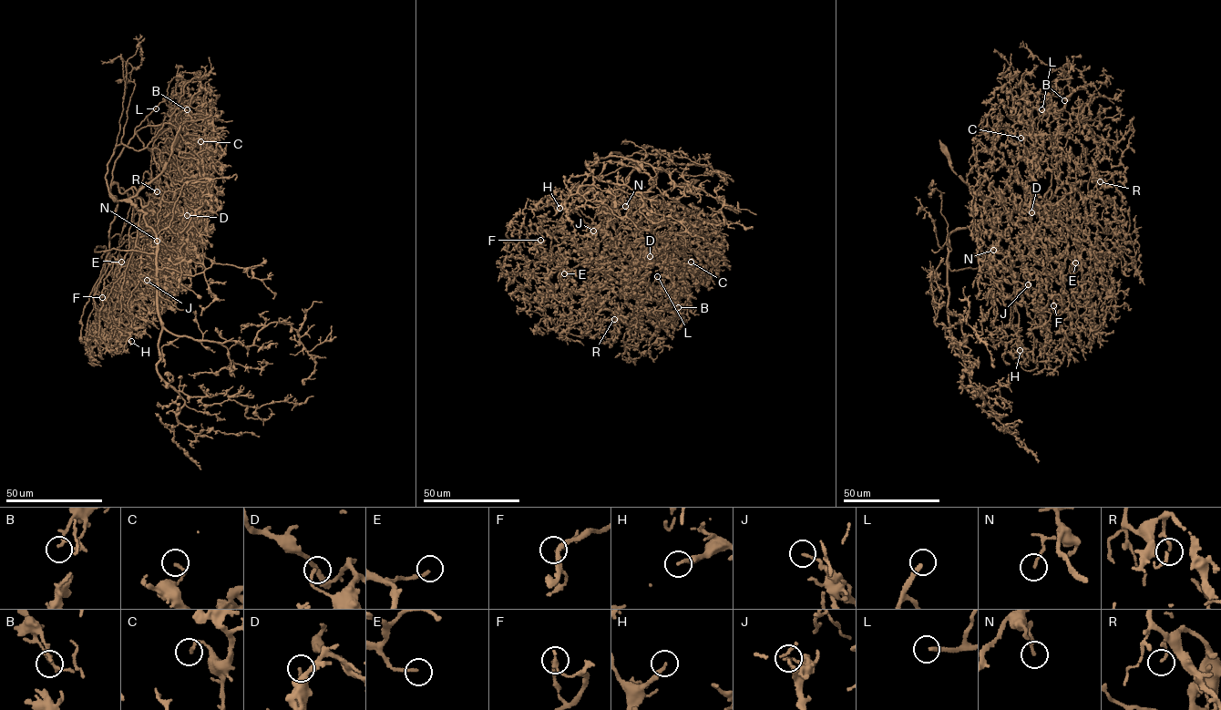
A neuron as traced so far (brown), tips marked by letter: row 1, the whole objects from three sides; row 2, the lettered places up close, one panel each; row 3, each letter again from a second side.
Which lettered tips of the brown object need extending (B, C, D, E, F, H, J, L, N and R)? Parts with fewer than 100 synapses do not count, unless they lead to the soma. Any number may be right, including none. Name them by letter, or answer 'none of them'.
E, L

